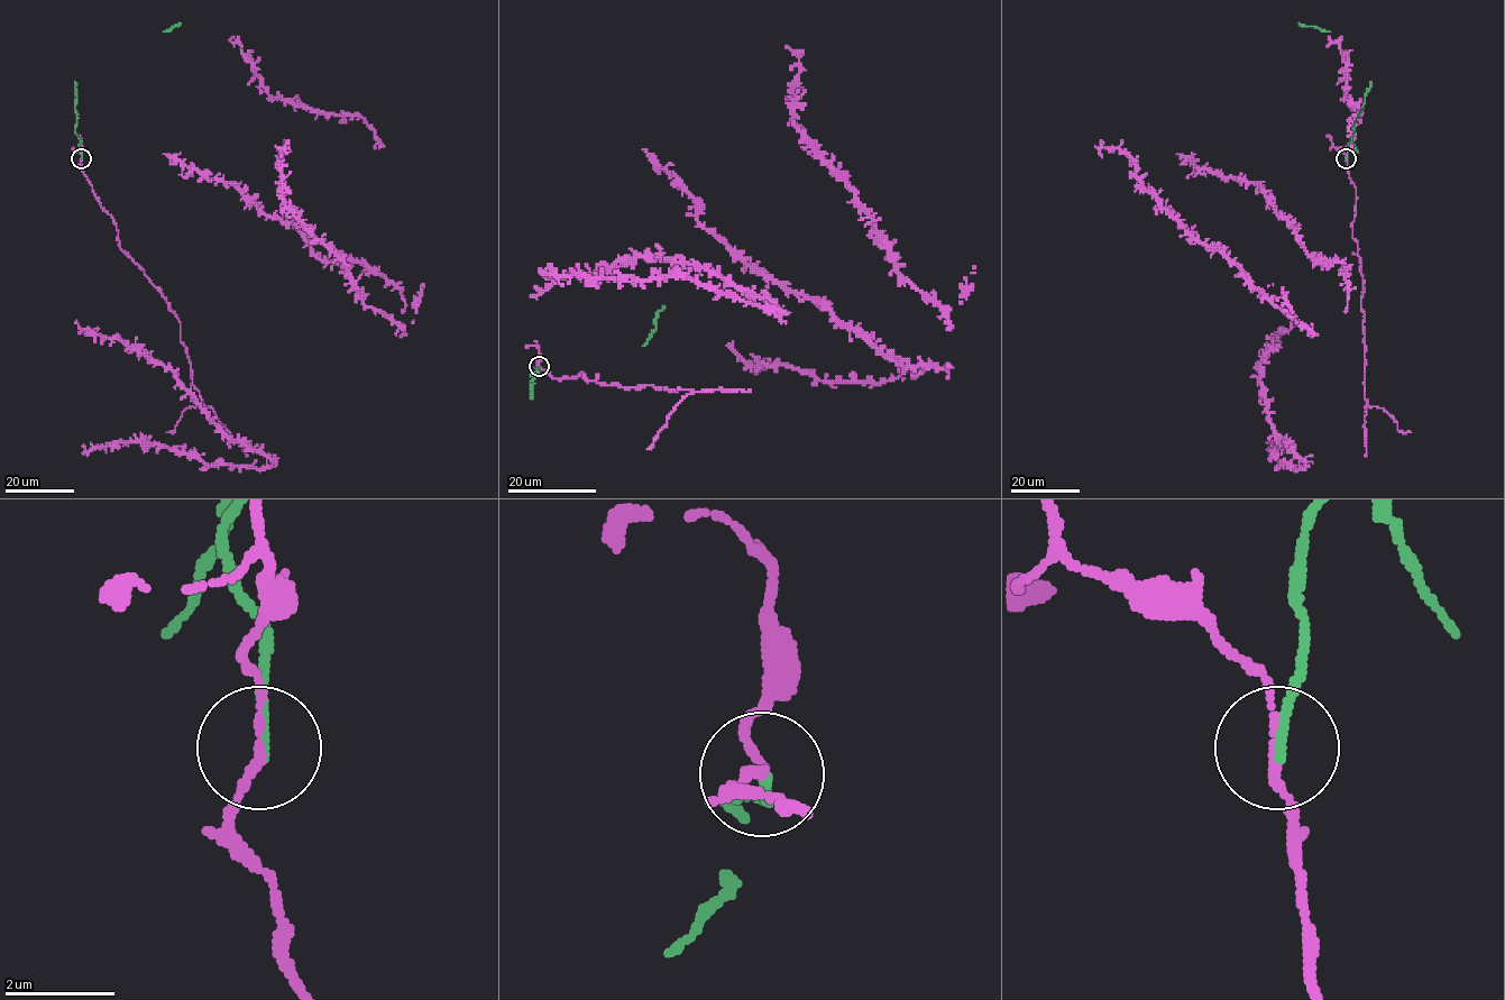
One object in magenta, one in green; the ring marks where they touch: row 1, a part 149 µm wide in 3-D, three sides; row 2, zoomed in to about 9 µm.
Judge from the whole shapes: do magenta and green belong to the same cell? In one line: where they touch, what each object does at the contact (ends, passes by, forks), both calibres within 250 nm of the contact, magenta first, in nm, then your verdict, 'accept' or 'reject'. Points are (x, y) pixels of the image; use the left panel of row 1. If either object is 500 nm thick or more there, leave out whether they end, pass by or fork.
at (81, 158); magenta passes by; green ends there; 150 nm thick on the magenta side, 190 nm on the other; reject

